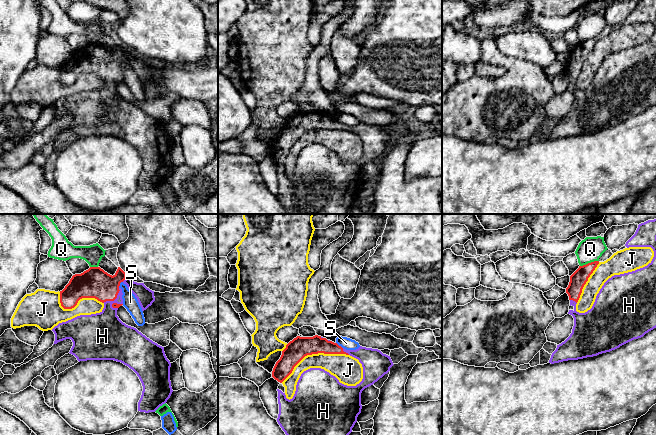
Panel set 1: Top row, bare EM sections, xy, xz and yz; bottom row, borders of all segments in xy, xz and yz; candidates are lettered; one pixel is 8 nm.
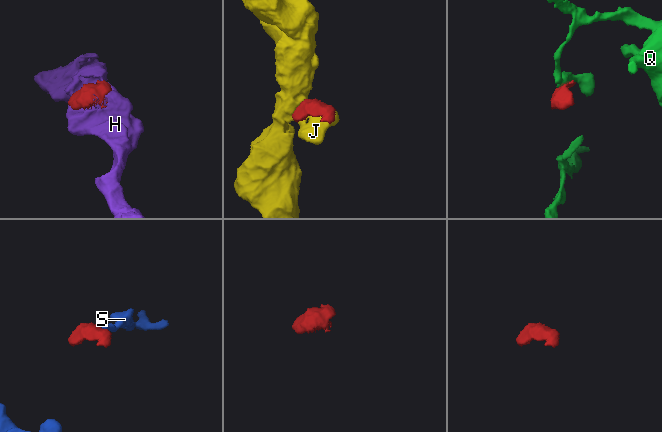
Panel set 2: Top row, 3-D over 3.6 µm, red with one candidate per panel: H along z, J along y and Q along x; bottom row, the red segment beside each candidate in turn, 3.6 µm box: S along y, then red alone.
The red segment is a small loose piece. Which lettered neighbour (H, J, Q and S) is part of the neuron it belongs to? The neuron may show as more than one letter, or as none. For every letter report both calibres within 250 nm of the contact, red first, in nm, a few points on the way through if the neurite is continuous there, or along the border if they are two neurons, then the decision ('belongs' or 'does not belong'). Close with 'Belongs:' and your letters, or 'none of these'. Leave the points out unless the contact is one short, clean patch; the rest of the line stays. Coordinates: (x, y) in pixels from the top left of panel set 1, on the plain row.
H: 240/280 nm | belongs
J: 170/200 nm | does not belong
Q: 140/200 nm | along yz (598, 36), (580, 42) | does not belong
S: 240/120 nm | along xy (122, 57), (118, 63) | does not belong
Belongs: H

